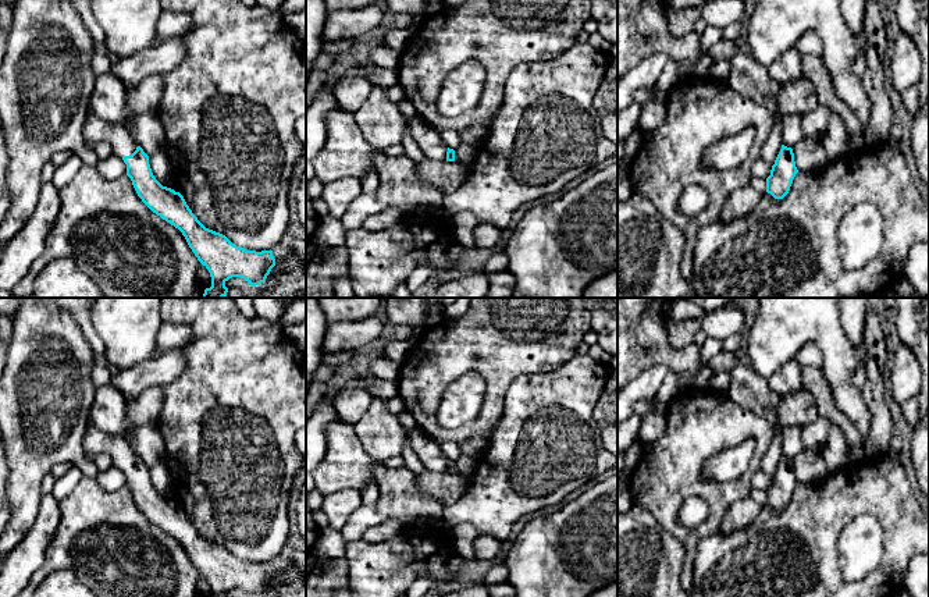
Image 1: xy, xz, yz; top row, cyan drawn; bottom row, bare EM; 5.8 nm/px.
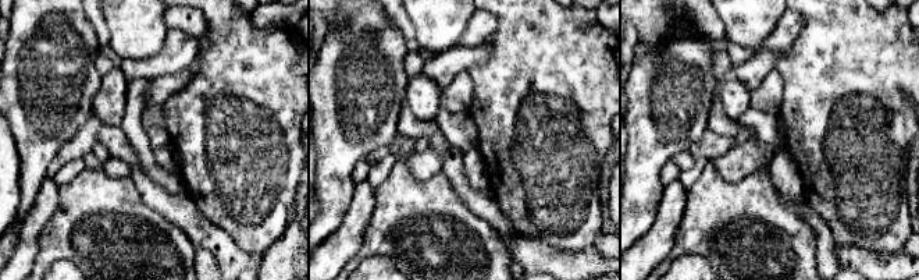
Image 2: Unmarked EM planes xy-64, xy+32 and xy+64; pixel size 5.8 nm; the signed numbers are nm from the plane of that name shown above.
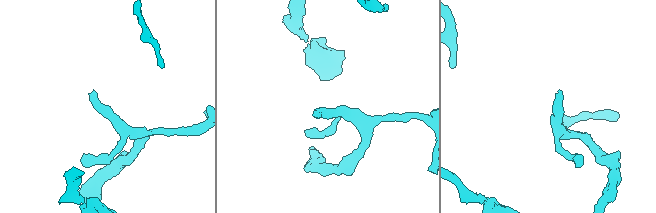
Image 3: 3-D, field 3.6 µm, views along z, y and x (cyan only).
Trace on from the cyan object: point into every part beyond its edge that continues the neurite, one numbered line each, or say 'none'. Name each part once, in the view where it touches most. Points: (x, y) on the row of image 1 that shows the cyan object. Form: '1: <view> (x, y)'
1: xy (95, 130)

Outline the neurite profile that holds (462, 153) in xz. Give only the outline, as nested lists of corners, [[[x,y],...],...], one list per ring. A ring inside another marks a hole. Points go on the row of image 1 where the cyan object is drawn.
[[[462,142],[460,146],[455,150],[455,161],[466,164],[469,156],[477,152],[471,145]]]

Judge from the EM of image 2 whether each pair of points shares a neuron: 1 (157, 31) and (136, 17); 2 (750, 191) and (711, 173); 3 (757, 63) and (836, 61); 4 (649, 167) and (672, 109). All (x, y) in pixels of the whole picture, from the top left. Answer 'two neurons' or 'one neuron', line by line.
1: one neuron
2: one neuron
3: two neurons
4: one neuron

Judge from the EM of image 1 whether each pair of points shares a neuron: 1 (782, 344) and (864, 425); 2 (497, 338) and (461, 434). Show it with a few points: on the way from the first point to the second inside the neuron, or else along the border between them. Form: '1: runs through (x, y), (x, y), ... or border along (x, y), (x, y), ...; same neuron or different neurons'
1: runs through (812, 336), (839, 358), (839, 380), (844, 394); same neuron
2: runs through (497, 363), (494, 404), (486, 416); same neuron

